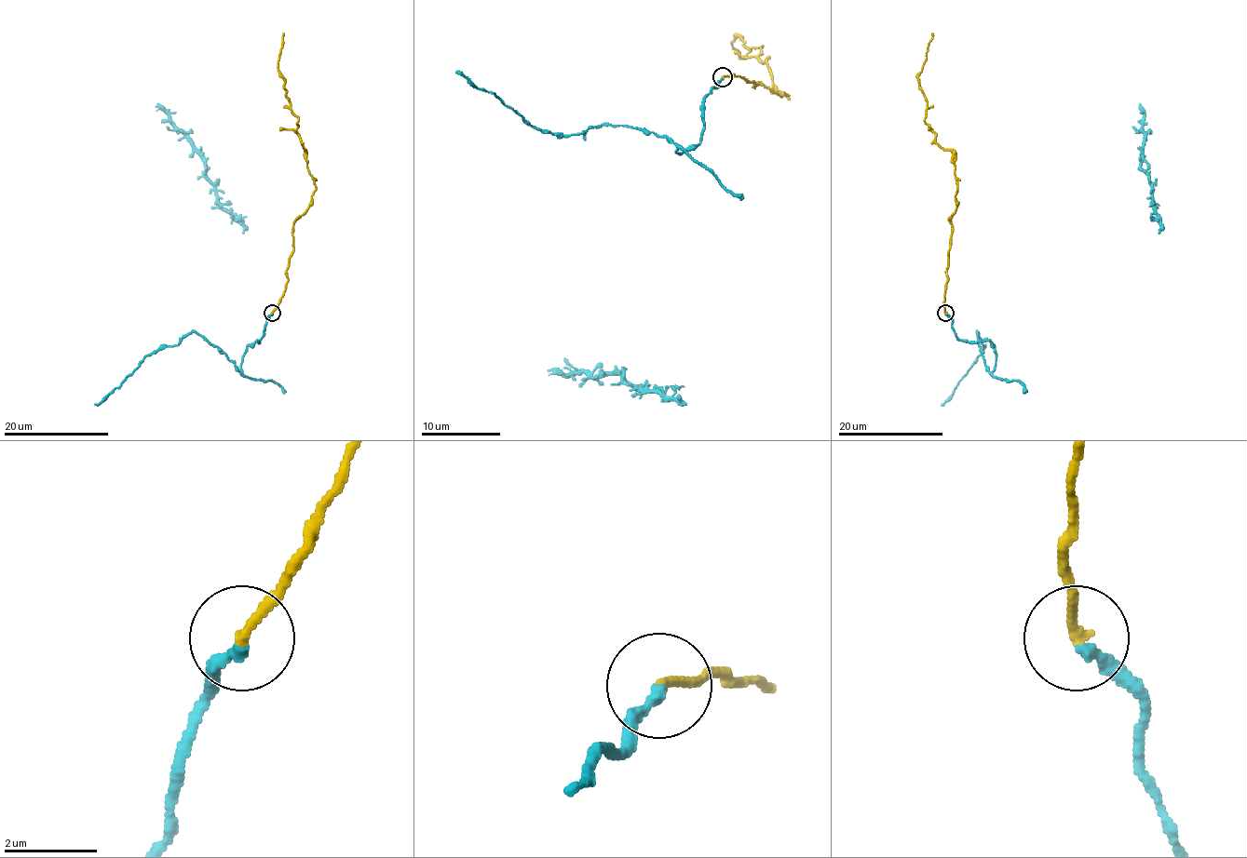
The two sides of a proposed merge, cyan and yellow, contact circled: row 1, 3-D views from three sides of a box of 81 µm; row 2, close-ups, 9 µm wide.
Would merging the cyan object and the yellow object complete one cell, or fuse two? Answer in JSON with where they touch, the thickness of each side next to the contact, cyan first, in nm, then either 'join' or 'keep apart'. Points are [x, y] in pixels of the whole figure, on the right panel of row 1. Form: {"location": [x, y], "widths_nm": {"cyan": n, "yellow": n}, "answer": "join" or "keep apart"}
{"location": [945, 313], "widths_nm": {"cyan": 280, "yellow": 240}, "answer": "join"}

